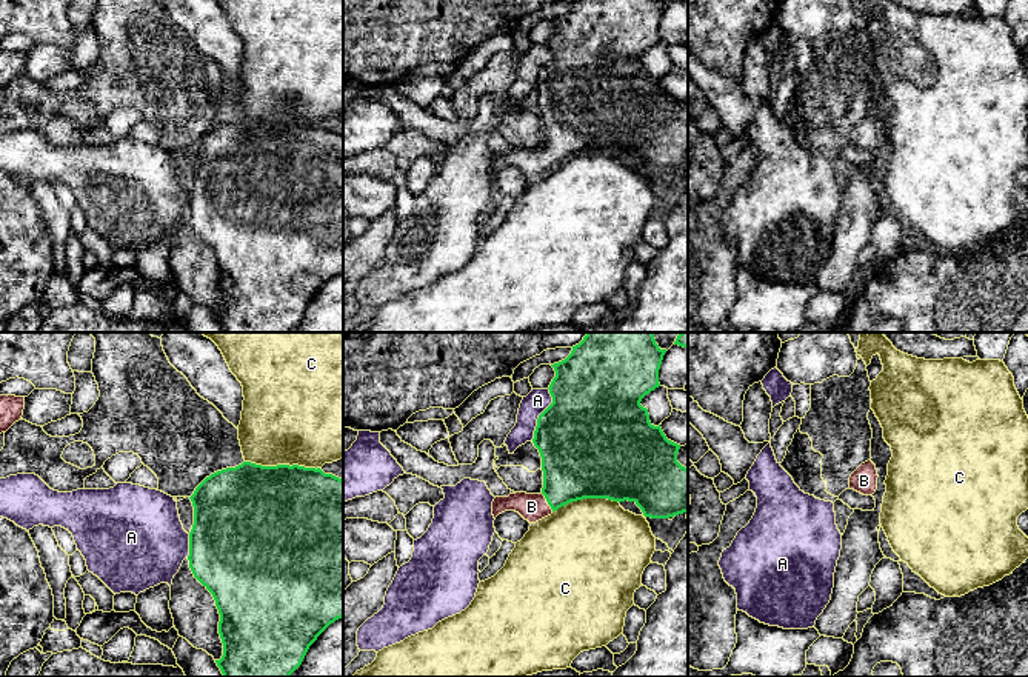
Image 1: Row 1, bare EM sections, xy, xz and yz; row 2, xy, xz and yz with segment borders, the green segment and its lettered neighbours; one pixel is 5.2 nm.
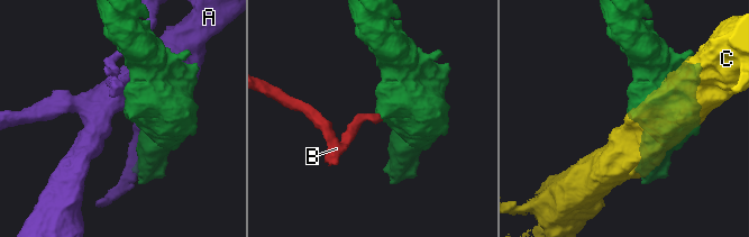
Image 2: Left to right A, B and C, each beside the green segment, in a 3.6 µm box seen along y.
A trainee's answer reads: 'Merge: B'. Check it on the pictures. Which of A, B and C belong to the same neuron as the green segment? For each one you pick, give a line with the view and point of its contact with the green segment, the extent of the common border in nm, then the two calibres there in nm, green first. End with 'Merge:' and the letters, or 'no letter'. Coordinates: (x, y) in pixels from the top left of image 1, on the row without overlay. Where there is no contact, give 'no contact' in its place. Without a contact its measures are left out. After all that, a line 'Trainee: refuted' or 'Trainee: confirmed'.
B: xz (547, 156) | 120 nm | 380/140 nm
Merge: B
Trainee: confirmed

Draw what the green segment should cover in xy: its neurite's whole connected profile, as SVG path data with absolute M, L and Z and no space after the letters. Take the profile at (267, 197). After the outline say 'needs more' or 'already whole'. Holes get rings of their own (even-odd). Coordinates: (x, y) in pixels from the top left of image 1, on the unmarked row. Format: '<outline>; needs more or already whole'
M243 117L206 132L189 152L194 180L189 188L189 223L194 232L212 249L220 269L219 289L223 311L215 315L223 332L289 332L303 317L309 302L335 275L343 272L343 135L320 123L299 120L262 122Z; already whole

